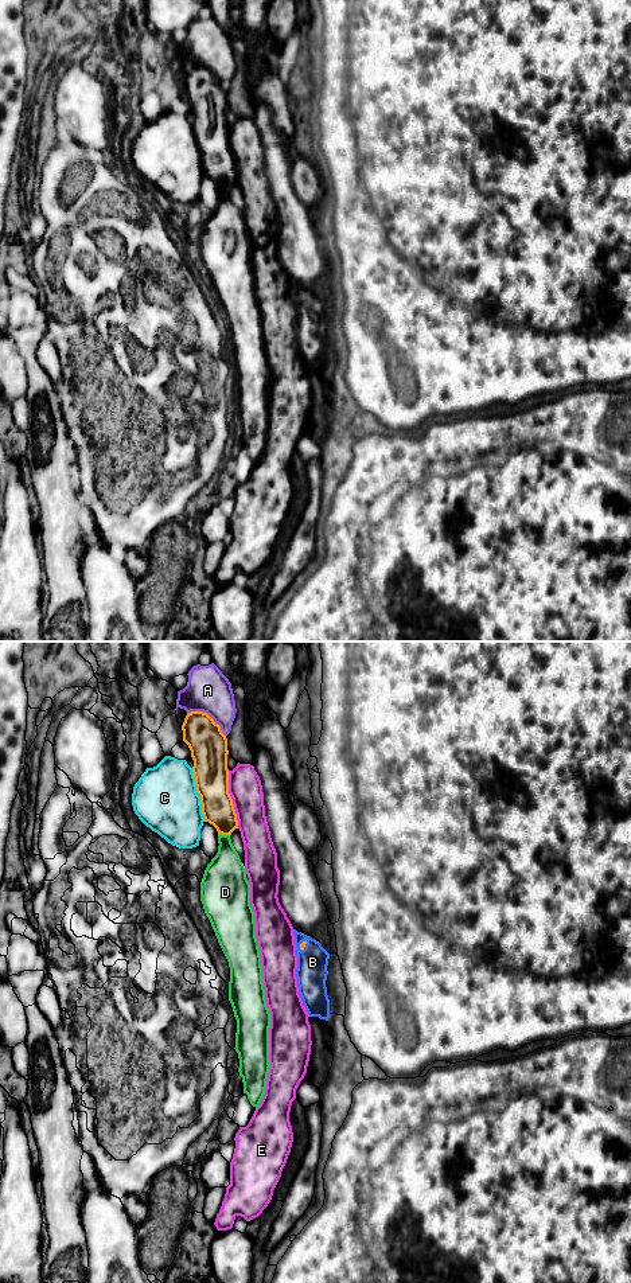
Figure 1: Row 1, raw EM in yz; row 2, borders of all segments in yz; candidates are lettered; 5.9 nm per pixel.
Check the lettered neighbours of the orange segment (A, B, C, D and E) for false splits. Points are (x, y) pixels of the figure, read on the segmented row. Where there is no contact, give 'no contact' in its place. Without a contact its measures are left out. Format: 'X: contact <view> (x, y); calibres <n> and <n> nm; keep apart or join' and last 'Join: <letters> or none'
A: contact yz (209, 716); calibres 220 and 260 nm; keep apart
B: contact yz (304, 946); calibres 30 and 180 nm; join
C: contact yz (198, 794); calibres 200 and 380 nm; keep apart
D: contact yz (224, 834); calibres 190 and 240 nm; keep apart
E: contact yz (232, 799); calibres 200 and 200 nm; keep apart
Join: B

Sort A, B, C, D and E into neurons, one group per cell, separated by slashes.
A / B / C / D / E

